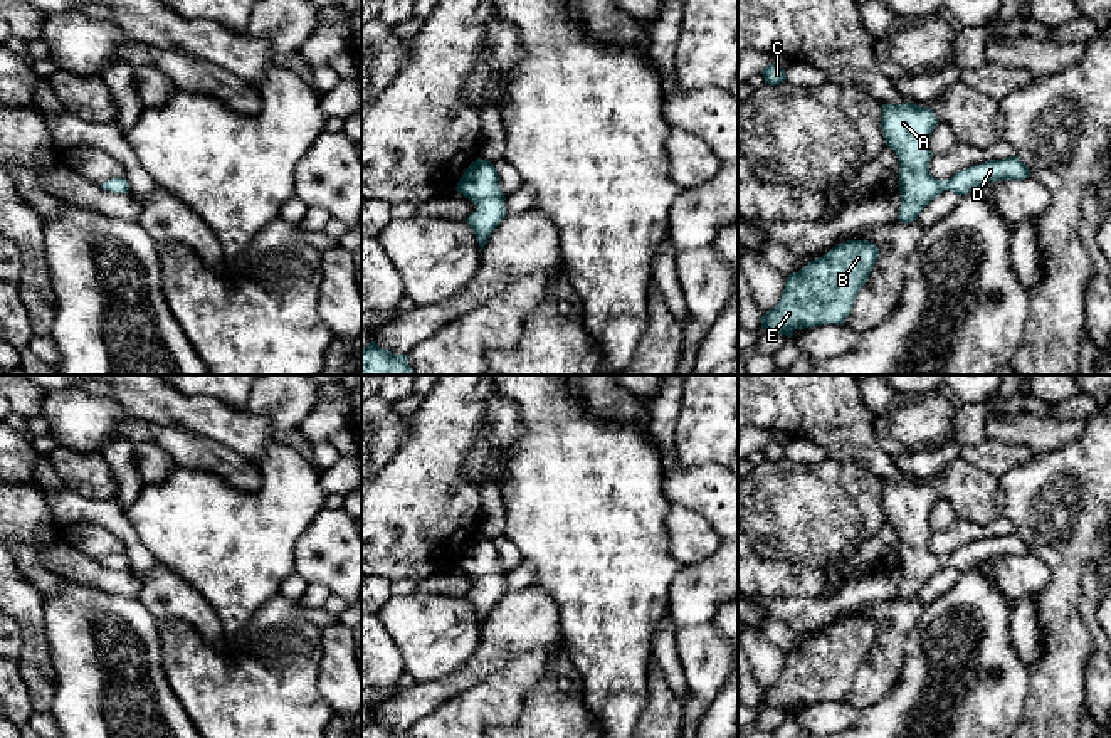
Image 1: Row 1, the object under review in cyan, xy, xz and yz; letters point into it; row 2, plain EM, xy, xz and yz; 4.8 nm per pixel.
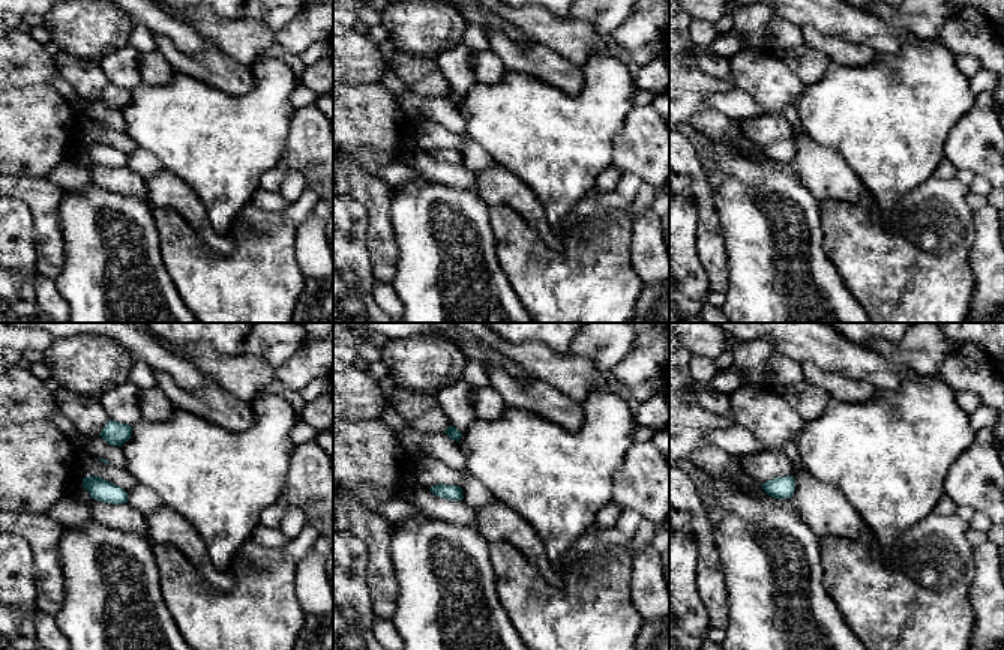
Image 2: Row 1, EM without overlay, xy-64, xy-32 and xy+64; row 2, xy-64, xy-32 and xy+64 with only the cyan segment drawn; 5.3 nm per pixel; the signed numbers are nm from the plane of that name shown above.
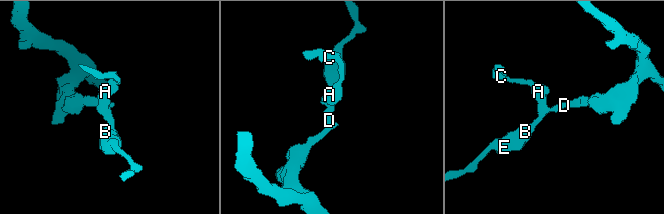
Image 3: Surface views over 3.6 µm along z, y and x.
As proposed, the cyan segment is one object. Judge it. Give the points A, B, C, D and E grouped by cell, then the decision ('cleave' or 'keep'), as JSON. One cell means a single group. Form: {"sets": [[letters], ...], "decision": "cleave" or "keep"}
{"sets": [["A", "B", "C", "D", "E"]], "decision": "keep"}

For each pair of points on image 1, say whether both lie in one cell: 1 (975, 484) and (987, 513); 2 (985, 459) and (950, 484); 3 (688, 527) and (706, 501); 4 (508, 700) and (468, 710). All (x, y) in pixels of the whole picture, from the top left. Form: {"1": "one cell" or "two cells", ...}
{"1": "one cell", "2": "two cells", "3": "two cells", "4": "one cell"}

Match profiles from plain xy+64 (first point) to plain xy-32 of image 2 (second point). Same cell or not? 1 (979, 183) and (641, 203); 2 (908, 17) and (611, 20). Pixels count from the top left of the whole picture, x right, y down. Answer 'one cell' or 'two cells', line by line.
1: one cell
2: one cell

